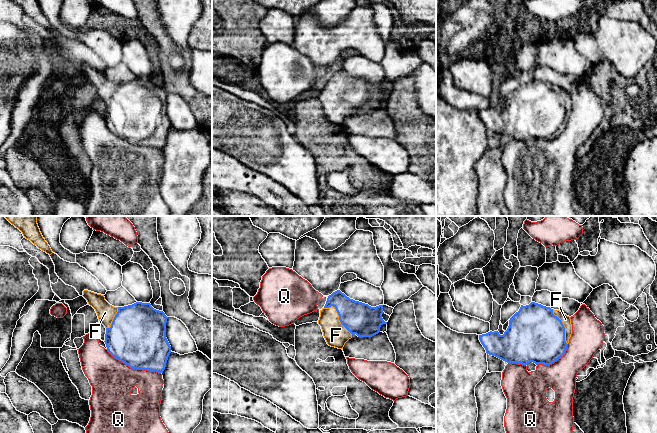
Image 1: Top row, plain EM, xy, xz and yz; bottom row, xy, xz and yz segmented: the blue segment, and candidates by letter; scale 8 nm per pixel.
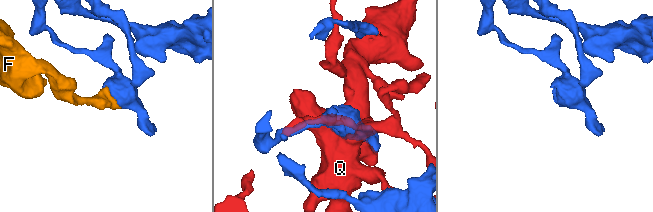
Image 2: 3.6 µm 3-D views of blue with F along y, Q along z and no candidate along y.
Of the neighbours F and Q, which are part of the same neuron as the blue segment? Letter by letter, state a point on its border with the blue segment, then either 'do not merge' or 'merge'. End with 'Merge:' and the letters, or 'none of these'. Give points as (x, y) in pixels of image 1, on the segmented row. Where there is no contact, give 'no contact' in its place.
F: xz (339, 316) | merge
Q: xy (133, 368) | do not merge
Merge: F

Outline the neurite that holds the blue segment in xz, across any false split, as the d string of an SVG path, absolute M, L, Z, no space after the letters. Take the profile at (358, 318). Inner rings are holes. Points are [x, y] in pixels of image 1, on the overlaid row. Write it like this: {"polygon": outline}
{"polygon": "M337 290L328 296L325 306L320 310L318 324L321 326L327 344L343 349L345 343L354 334L358 337L372 337L378 334L380 327L387 324L382 318L383 313L383 305L371 307L368 304L350 299L340 290Z"}

